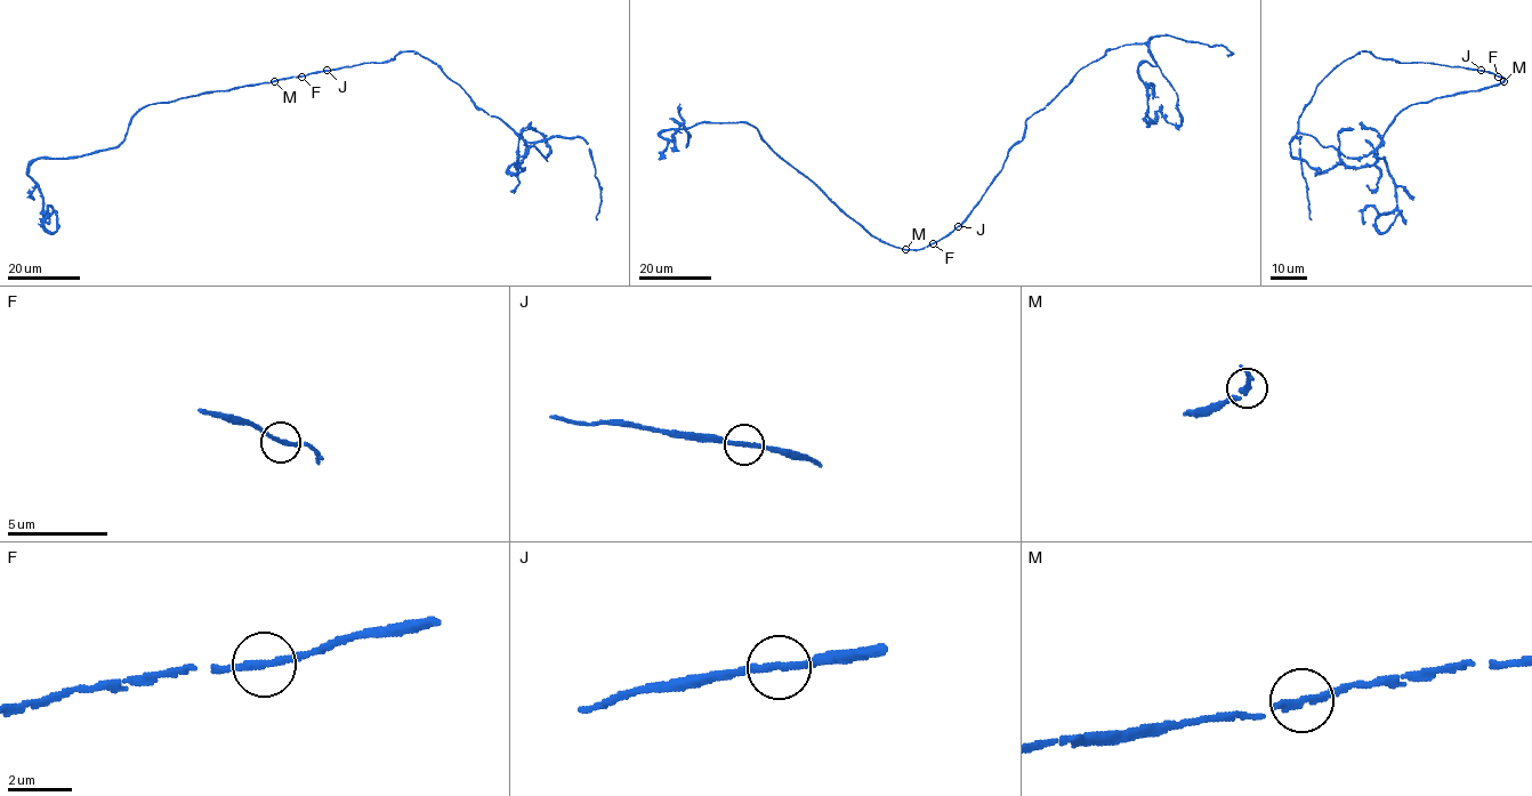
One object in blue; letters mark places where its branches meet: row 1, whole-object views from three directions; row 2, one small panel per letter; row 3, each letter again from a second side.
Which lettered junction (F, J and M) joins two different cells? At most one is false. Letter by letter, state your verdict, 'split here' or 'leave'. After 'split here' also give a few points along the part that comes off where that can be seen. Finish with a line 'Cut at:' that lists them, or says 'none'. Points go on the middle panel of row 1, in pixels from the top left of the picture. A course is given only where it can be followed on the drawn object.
F: leave
J: leave
M: leave
Cut at: none

